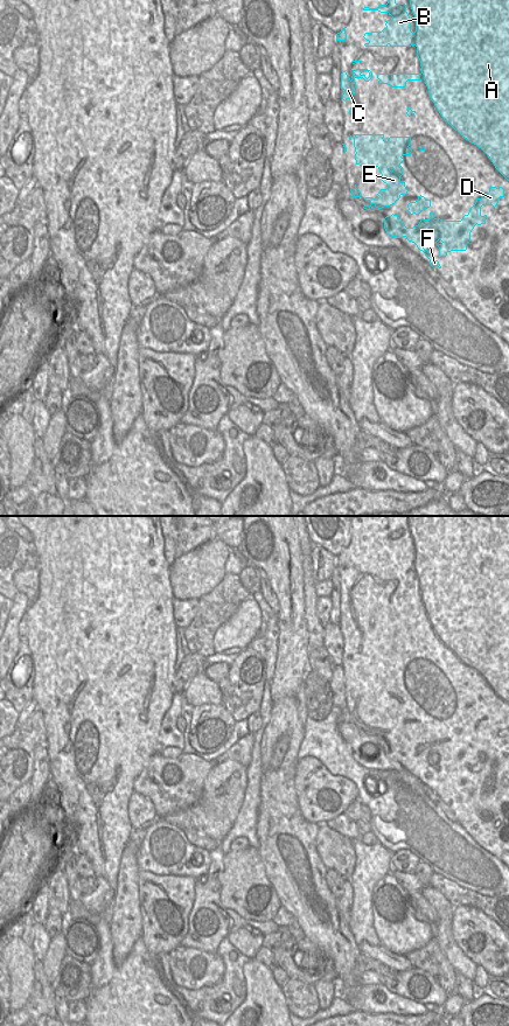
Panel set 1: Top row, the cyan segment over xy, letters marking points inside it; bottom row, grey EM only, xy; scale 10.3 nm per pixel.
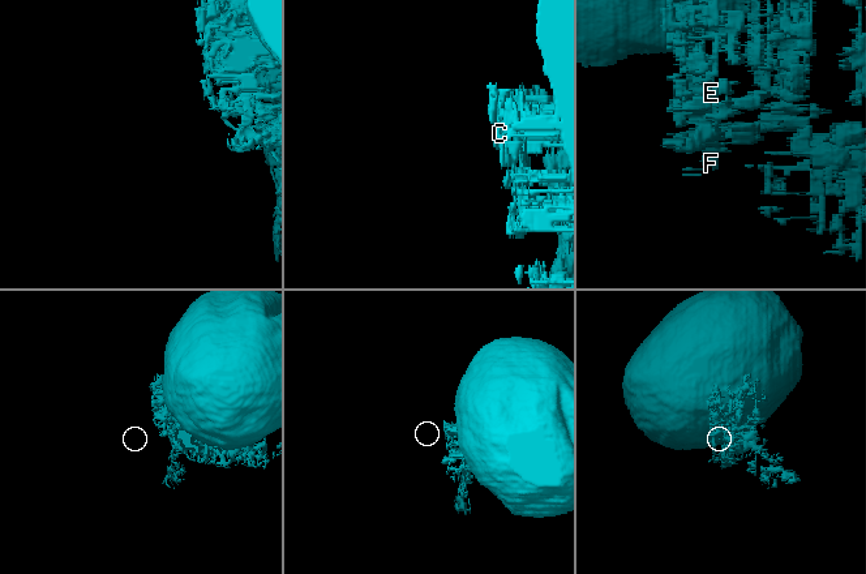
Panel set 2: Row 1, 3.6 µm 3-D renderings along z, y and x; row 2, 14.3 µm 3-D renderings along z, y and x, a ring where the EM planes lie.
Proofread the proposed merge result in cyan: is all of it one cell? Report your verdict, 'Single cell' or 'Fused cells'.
Single cell.

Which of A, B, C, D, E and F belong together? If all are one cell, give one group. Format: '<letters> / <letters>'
A B C D E F

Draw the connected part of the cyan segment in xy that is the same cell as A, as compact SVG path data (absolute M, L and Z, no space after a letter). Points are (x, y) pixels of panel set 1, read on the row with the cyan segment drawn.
M388 0L386 5L379 5L377 8L364 7L363 11L378 11L392 16L385 21L385 28L382 32L365 33L368 41L365 47L417 47L417 56L420 61L420 74L377 74L378 84L388 84L392 88L405 88L407 81L421 81L424 75L425 84L428 89L430 98L445 121L458 131L469 142L481 148L491 160L495 168L509 181L509 0L410 0L411 9L414 15L416 32L411 32L410 16L405 4L397 4L396 0Z

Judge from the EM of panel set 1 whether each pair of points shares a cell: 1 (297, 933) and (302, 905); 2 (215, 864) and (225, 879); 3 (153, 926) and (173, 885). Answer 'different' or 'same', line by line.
1: different
2: different
3: same

